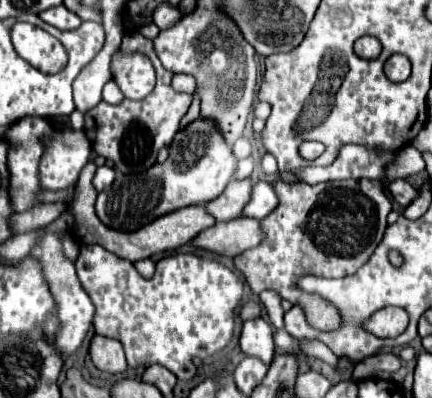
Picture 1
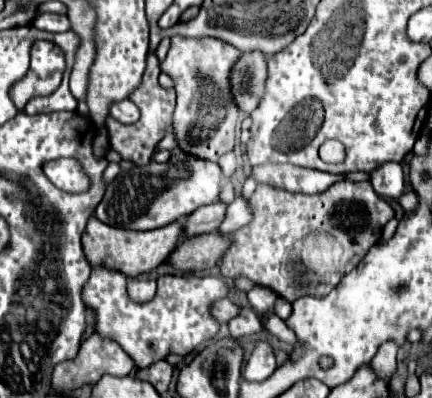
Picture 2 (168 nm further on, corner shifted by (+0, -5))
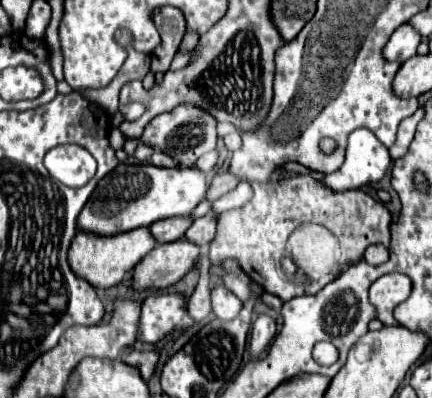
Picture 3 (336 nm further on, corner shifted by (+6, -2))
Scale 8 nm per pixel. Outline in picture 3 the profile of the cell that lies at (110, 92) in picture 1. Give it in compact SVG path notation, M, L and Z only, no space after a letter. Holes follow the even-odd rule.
M128 103L128 105L120 105L120 111L124 113L124 117L128 121L138 119L140 115L144 115L144 103Z

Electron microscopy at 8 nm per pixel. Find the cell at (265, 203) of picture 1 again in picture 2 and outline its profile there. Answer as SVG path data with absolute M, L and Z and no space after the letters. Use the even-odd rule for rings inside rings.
M236 196L236 200L228 206L228 212L226 212L226 218L224 222L220 224L220 232L222 234L232 234L234 230L250 224L250 218L252 218L252 210L250 210L250 200L244 198L244 196Z

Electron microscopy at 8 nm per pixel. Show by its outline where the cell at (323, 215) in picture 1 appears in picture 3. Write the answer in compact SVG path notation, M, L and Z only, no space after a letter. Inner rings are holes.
M310 175L284 177L276 183L252 183L252 189L254 197L248 205L226 211L218 217L216 239L210 243L210 263L218 265L224 259L236 259L254 283L282 301L290 301L296 295L306 295L304 287L296 287L284 275L280 265L288 235L300 223L324 223L324 227L328 227L340 241L344 263L360 261L368 245L380 243L390 247L390 213L380 201L372 199L364 191L350 189L334 193Z

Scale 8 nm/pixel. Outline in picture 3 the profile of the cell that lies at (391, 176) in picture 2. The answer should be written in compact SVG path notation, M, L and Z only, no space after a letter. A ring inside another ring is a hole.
M356 129L348 137L344 165L336 173L320 179L320 183L332 191L356 189L360 185L380 181L390 163L392 159L388 149L376 139L376 135L372 135L368 129Z

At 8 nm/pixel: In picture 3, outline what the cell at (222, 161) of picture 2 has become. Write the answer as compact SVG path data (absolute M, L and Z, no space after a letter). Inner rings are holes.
M216 149L208 151L208 153L200 156L200 159L194 163L194 167L196 167L196 169L200 169L200 171L204 171L204 173L208 173L208 171L212 171L212 169L214 169L216 159L218 159Z

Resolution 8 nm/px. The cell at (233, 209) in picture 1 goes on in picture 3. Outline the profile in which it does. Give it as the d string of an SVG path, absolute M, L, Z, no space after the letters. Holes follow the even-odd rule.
M170 217L170 219L162 219L150 225L152 237L156 239L156 243L172 243L184 237L186 229L192 225L190 217Z

